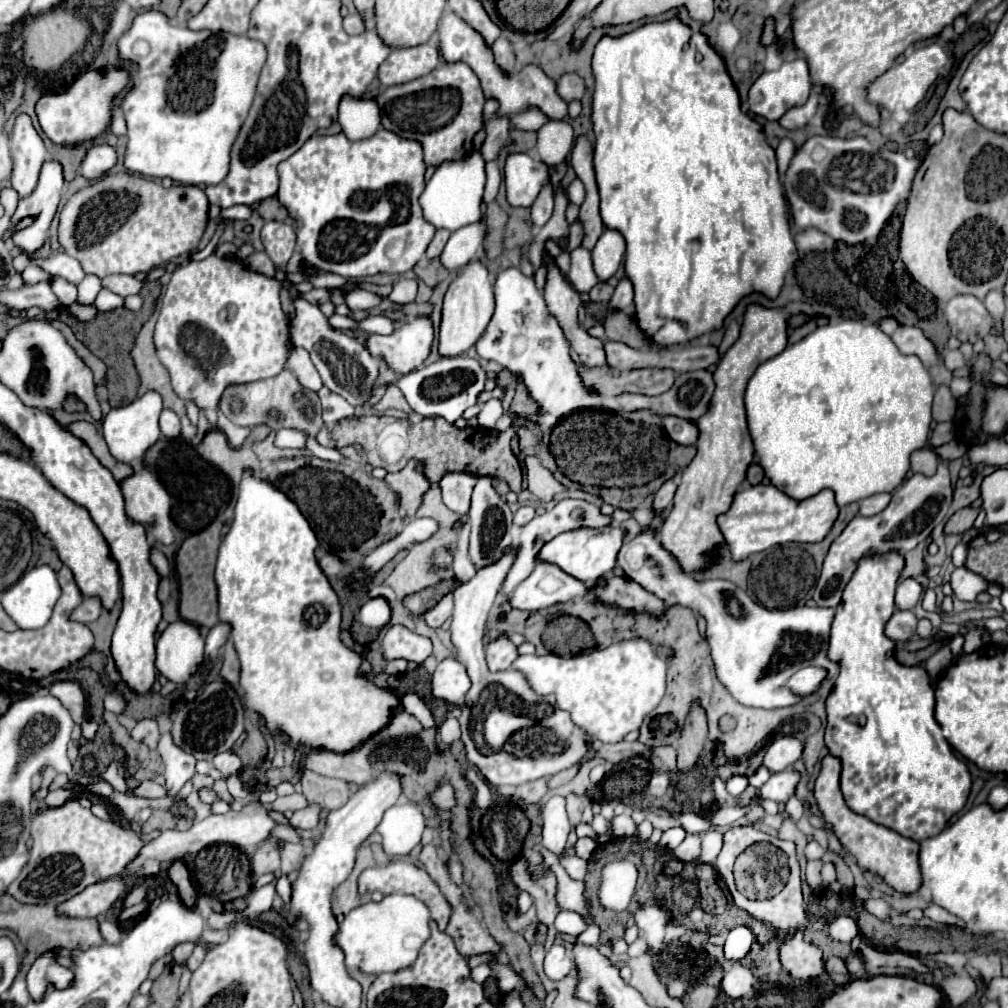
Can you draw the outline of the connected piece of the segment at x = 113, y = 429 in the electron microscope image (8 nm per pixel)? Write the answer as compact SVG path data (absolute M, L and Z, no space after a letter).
M148 391L124 407L110 409L110 413L104 417L104 423L102 423L102 435L106 439L110 453L118 461L122 461L122 463L138 461L158 441L158 437L160 437L160 429L158 429L160 409L162 409L162 399L160 399L160 395L156 395L156 391Z

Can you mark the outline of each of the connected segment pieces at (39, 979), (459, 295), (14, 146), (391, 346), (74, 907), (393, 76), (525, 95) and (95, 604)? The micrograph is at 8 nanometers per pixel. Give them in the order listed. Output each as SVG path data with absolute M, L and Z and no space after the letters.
M44 951L36 957L36 961L30 965L26 975L26 987L32 997L32 1001L44 999L44 991L54 985L56 989L72 987L72 969L62 967L56 959L56 951Z
M470 261L452 285L446 291L444 307L442 307L442 323L440 323L440 339L438 353L442 357L456 357L466 353L484 333L494 311L494 293L492 293L492 277L488 269L480 261Z
M18 115L14 131L10 135L10 151L14 159L12 169L12 189L16 189L18 197L24 199L32 195L36 189L36 179L40 175L40 167L46 159L50 159L42 137L36 133L28 115Z
M426 317L396 321L392 335L370 335L368 349L374 357L382 357L394 371L406 375L418 367L430 351L432 323Z
M122 873L112 879L104 879L104 883L92 883L92 887L86 887L80 895L74 895L72 899L60 903L56 911L64 911L64 915L72 915L78 919L98 917L104 915L114 905L114 901L122 899L124 895L126 891Z
M430 43L410 49L394 49L392 55L378 67L378 81L382 87L402 85L428 75L440 63L440 53Z
M446 11L440 27L438 27L438 37L440 37L440 49L446 61L464 61L472 67L472 71L478 75L484 95L486 97L494 97L500 101L500 115L514 115L514 113L522 113L530 107L540 109L548 119L564 119L568 115L568 103L558 95L556 91L556 83L552 79L548 79L544 75L544 71L540 67L528 65L520 71L516 71L512 77L508 77L504 71L500 71L500 67L494 63L492 57L492 49L488 49L484 45L484 39L468 25L464 23L456 13Z
M92 597L92 599L84 601L84 603L82 603L82 607L74 609L74 611L70 613L70 619L72 619L72 621L78 621L78 623L84 623L84 625L88 625L88 623L96 621L100 613L102 613L102 605L100 605L100 599Z

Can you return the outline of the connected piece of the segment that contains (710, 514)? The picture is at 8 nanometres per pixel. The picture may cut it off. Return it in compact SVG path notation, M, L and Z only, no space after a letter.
M790 303L784 311L766 311L756 305L748 307L740 339L724 353L718 369L714 371L716 391L712 397L712 407L696 421L700 429L700 439L696 445L698 453L678 477L674 507L660 529L660 543L664 543L664 549L672 551L676 559L680 559L680 567L684 567L688 573L704 571L718 563L720 549L726 547L716 519L732 505L732 499L738 487L744 483L750 463L754 461L754 445L744 413L744 389L760 363L786 349L786 319L800 311L808 315L818 313L818 309L812 309L806 303Z

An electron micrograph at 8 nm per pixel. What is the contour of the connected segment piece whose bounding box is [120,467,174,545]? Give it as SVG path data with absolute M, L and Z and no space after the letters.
M134 469L128 479L120 481L126 499L126 515L142 525L154 523L152 537L160 543L172 543L170 531L170 495L160 487L160 481L146 469Z

